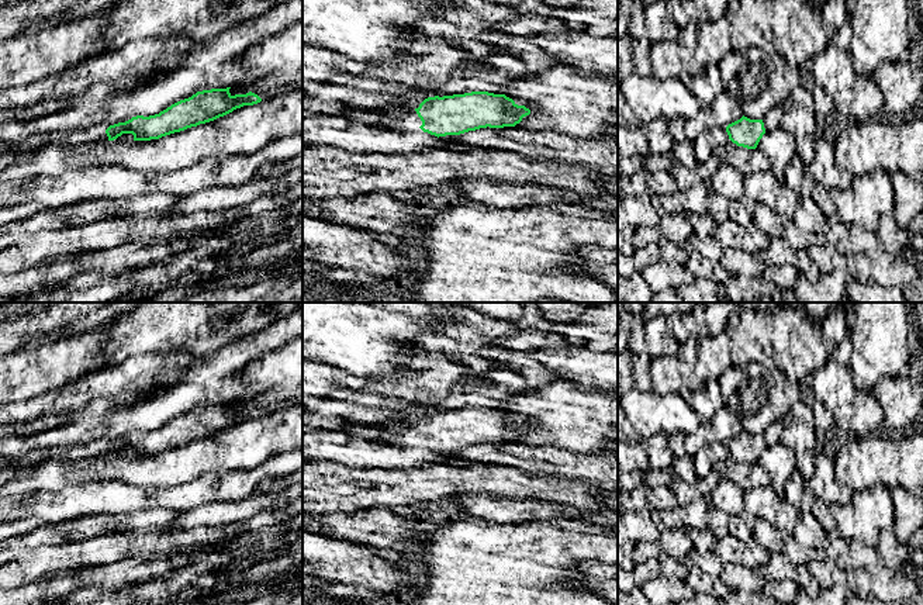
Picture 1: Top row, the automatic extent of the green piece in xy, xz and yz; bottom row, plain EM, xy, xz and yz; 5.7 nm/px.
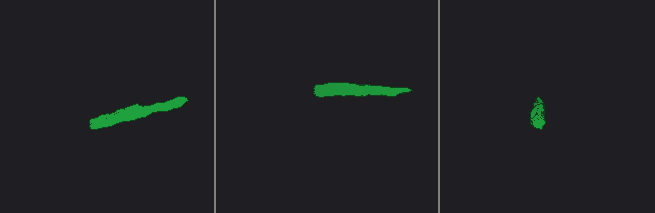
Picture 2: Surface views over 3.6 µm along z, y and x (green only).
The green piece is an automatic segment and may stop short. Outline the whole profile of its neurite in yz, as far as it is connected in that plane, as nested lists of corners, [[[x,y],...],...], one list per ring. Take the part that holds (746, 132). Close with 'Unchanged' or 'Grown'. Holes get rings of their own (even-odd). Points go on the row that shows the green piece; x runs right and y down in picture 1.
[[[775,104],[765,111],[761,120],[750,120],[741,117],[740,120],[729,124],[726,132],[729,139],[737,146],[756,149],[763,135],[779,127],[782,115],[781,104]]]. Grown

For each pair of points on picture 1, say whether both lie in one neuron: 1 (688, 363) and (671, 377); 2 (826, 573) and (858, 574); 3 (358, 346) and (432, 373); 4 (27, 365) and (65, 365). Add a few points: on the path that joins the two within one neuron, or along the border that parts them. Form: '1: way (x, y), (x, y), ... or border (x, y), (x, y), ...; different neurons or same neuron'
1: way (684, 365), (676, 373); same neuron
2: way (835, 576), (850, 576); same neuron
3: border (435, 351), (405, 355), (407, 369), (397, 379); different neurons
4: way (37, 365), (55, 365); same neuron

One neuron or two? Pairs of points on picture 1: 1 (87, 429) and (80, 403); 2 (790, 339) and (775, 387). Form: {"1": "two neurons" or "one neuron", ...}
{"1": "two neurons", "2": "two neurons"}

